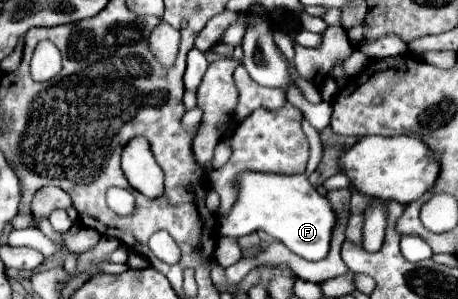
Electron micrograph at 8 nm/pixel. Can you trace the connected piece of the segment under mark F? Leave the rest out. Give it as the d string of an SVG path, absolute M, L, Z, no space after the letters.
M306 120L302 122L302 129L306 134L310 156L304 174L296 176L276 176L276 174L260 174L260 172L244 172L240 174L238 186L238 202L230 210L228 216L220 220L220 234L222 236L246 236L256 230L264 230L272 238L280 240L288 246L294 254L306 260L322 260L330 250L330 240L334 226L338 224L338 214L334 212L330 200L308 182L308 174L314 172L320 164L323 147L320 134Z

